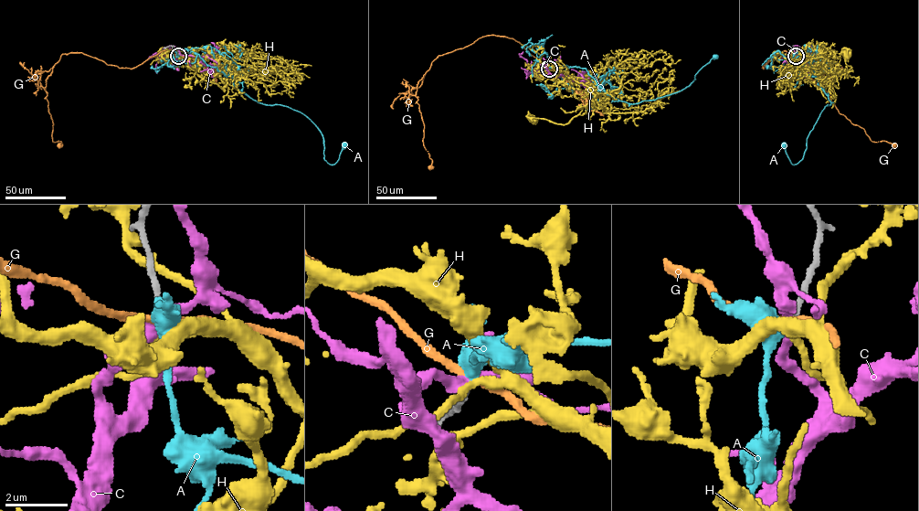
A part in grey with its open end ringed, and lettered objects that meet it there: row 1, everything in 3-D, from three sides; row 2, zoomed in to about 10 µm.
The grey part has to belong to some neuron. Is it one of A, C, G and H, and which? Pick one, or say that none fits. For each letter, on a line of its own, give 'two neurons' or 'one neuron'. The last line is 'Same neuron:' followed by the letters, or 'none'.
A: one neuron
C: two neurons
G: two neurons
H: two neurons
Same neuron: A

